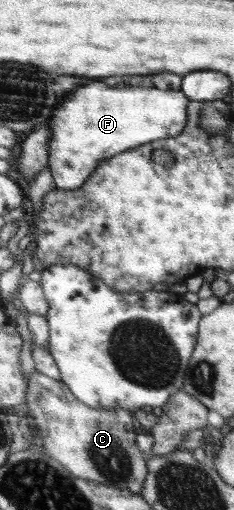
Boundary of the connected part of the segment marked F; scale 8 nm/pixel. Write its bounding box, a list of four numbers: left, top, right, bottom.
[46,83,188,190]

